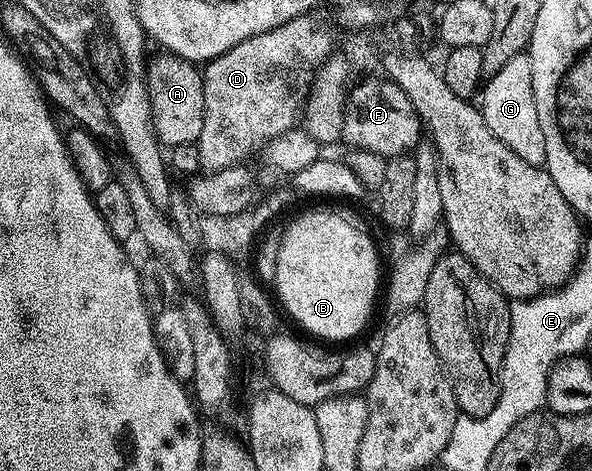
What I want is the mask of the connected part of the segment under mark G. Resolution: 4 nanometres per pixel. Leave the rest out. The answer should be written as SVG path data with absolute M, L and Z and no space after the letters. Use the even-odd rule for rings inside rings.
M527 52L514 55L500 71L483 82L478 108L484 116L486 127L490 127L492 134L502 139L502 143L506 143L514 155L526 159L526 163L531 165L544 165L546 139L542 135L542 123L538 123L538 107L534 103L532 86L532 61Z

